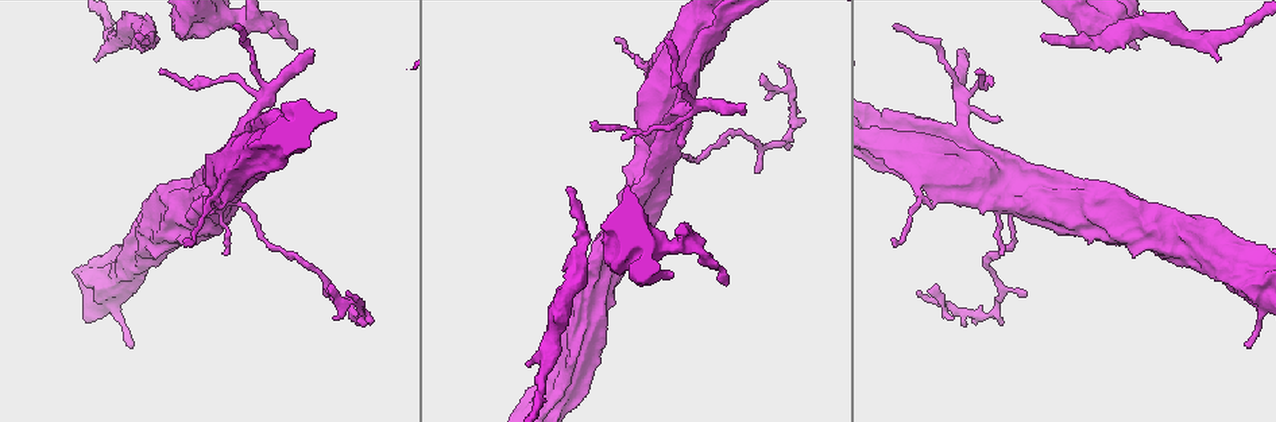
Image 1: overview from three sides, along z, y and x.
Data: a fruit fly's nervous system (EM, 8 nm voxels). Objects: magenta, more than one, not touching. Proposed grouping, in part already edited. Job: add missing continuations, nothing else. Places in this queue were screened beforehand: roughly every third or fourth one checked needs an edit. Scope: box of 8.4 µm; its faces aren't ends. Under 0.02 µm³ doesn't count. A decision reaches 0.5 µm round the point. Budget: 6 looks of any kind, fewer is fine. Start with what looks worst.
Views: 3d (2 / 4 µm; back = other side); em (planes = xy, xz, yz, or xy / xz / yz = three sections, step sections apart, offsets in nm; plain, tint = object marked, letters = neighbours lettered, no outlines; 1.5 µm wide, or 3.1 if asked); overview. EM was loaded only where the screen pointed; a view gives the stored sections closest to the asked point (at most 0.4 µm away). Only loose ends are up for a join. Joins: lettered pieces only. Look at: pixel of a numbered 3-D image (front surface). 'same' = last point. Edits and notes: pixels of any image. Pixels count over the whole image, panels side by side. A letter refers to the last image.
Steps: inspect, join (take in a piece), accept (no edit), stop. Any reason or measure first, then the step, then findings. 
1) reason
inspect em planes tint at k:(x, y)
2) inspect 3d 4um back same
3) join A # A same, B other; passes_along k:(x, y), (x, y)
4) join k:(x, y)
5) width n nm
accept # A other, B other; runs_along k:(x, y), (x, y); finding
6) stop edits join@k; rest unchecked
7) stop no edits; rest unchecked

branch stops here
inspect 3d 2um at 1:(1043, 35)

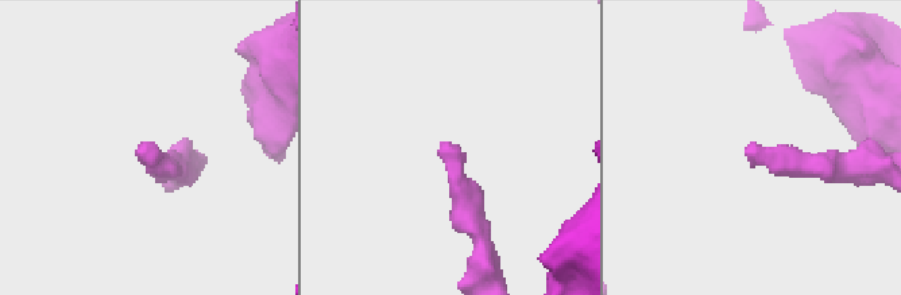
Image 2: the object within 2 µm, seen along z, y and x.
shape alone is not enough
inspect em planes letters at 2:(748, 148)

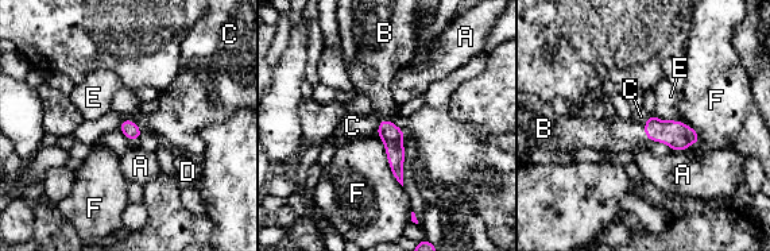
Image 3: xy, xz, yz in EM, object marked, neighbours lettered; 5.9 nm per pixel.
join B # A other, B same, C other, D other, E other, F other; passes_along 3:(677, 135), (645, 132), (619, 135); it goes on there

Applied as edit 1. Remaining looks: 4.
thick end
inspect em planes tint at 1:(620, 269)

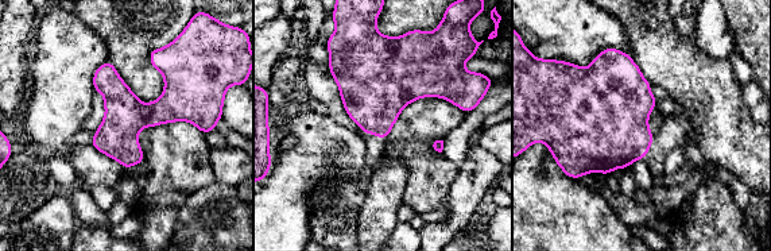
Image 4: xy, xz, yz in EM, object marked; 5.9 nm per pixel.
what lies round it
inspect em planes letters same

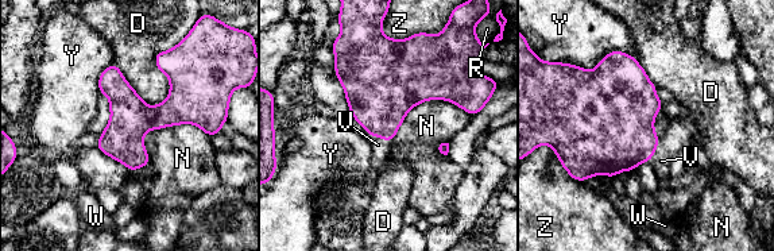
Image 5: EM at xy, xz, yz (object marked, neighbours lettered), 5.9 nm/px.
join V # D other, N other, R other, V same, W other, Y other, Z other; it goes on there

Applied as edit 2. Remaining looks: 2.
an open end
inspect 3d 4um at 1:(959, 52)

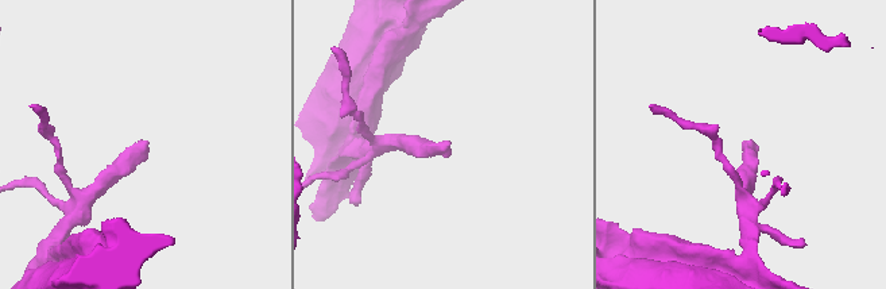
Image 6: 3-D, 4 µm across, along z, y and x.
now the EM
inspect em yz step 8 letters at 6:(449, 141)

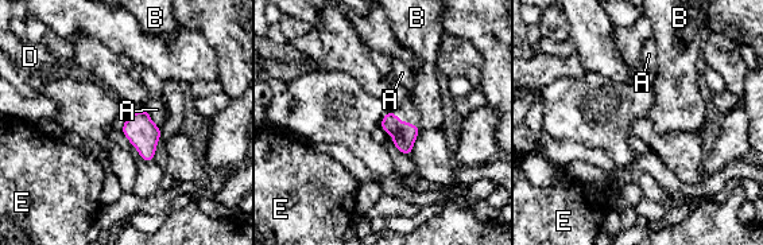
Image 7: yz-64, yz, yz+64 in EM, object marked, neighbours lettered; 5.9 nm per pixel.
join B # A other, B same, D other, E other; passes_along 7:(405, 133), (406, 123), (422, 107); it goes on there

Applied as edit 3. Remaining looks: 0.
stop edits join@3, join@5, join@7; rest unchecked

